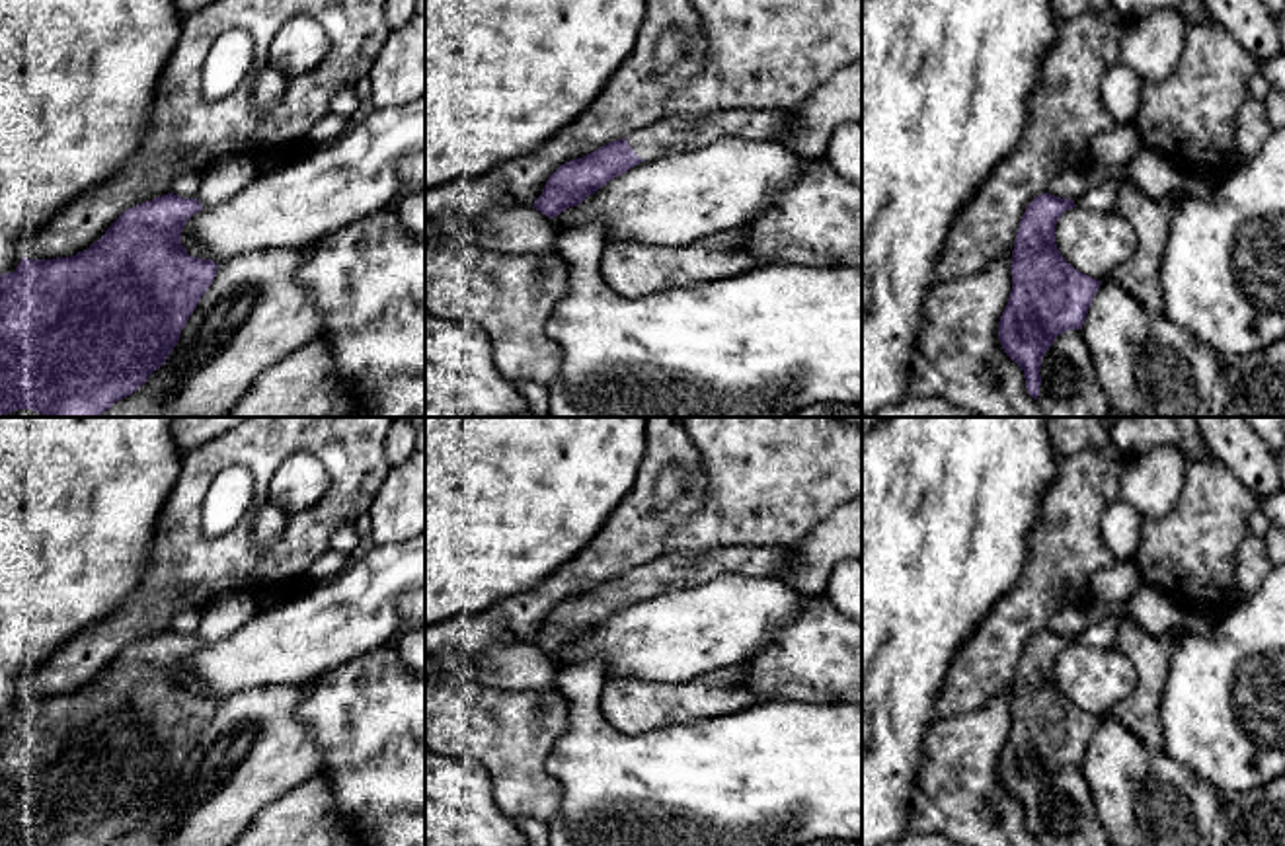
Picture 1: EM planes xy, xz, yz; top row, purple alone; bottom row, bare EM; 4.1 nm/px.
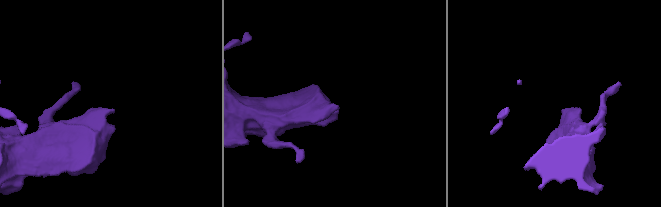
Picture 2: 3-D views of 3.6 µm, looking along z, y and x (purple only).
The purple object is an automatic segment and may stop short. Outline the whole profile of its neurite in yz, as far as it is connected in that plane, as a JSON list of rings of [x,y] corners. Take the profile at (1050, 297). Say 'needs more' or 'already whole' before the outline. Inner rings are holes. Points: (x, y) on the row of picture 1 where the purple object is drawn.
already whole; [[[1049,193],[1037,195],[1026,207],[1012,250],[1012,290],[998,322],[998,339],[1004,353],[1024,370],[1026,388],[1033,400],[1039,396],[1043,355],[1061,333],[1082,329],[1088,308],[1102,285],[1102,281],[1076,271],[1057,250],[1055,224],[1065,211],[1074,207],[1071,199]]]

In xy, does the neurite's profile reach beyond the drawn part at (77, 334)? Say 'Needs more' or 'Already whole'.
Needs more

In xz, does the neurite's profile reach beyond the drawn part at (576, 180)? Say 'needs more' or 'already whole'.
needs more

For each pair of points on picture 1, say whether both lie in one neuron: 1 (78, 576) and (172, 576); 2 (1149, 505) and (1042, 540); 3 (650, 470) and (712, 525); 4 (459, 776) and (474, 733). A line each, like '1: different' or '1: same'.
1: different
2: different
3: different
4: different

